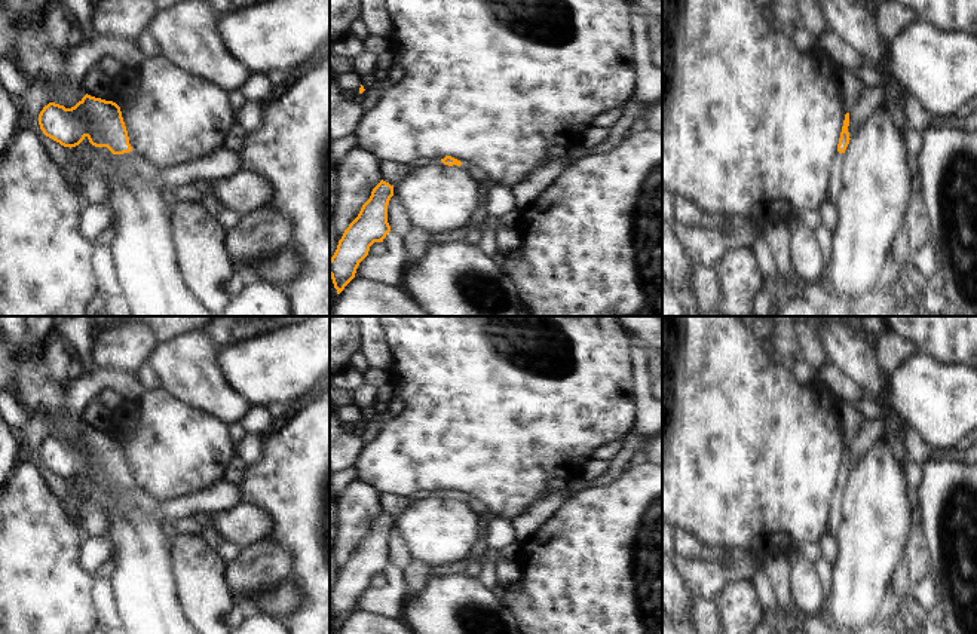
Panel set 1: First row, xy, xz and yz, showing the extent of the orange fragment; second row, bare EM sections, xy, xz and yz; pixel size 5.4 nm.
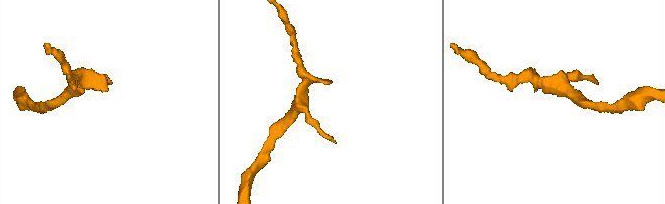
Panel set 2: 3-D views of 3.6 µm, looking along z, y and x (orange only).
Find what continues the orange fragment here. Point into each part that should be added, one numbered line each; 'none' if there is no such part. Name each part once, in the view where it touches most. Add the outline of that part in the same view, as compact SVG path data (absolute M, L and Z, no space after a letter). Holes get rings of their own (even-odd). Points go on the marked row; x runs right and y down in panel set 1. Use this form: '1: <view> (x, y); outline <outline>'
1: xy (221, 164); outline M235 144L223 146L206 156L165 169L153 166L134 151L119 154L117 162L117 171L105 177L108 183L125 189L131 180L140 180L151 190L171 190L172 193L196 181L214 183L229 178L242 166Z

